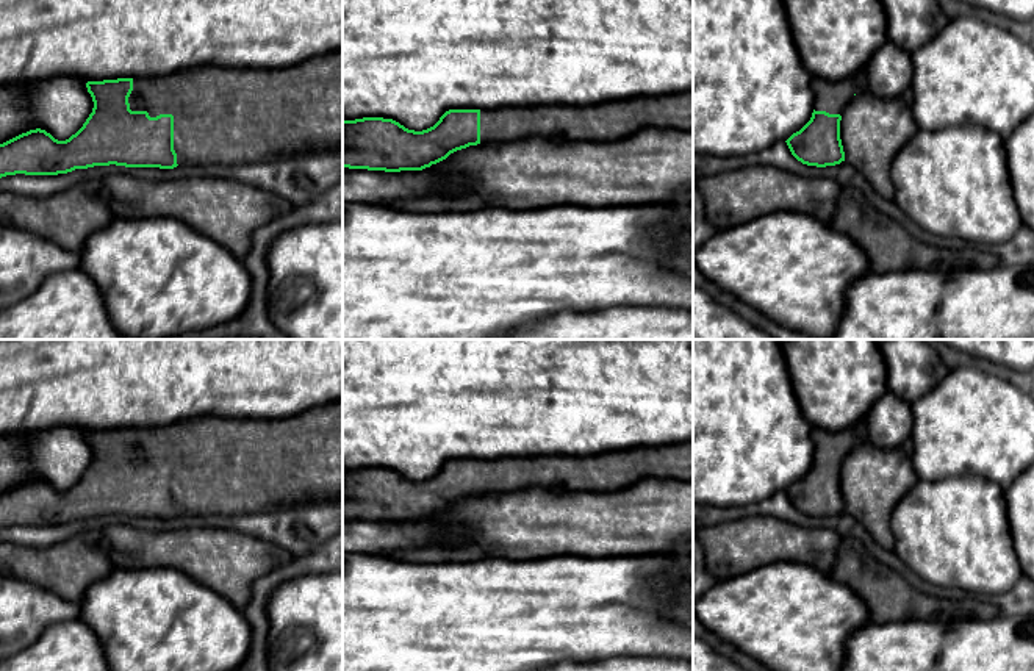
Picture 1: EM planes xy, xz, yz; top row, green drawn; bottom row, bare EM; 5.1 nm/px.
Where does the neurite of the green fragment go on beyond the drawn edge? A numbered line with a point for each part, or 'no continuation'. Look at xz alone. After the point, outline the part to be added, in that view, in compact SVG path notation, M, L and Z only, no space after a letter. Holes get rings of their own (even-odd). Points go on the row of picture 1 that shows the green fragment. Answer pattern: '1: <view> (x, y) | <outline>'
1: xz (609, 121) | M693 91L582 106L480 109L480 144L526 138L544 138L552 142L612 142L646 127L693 131Z

